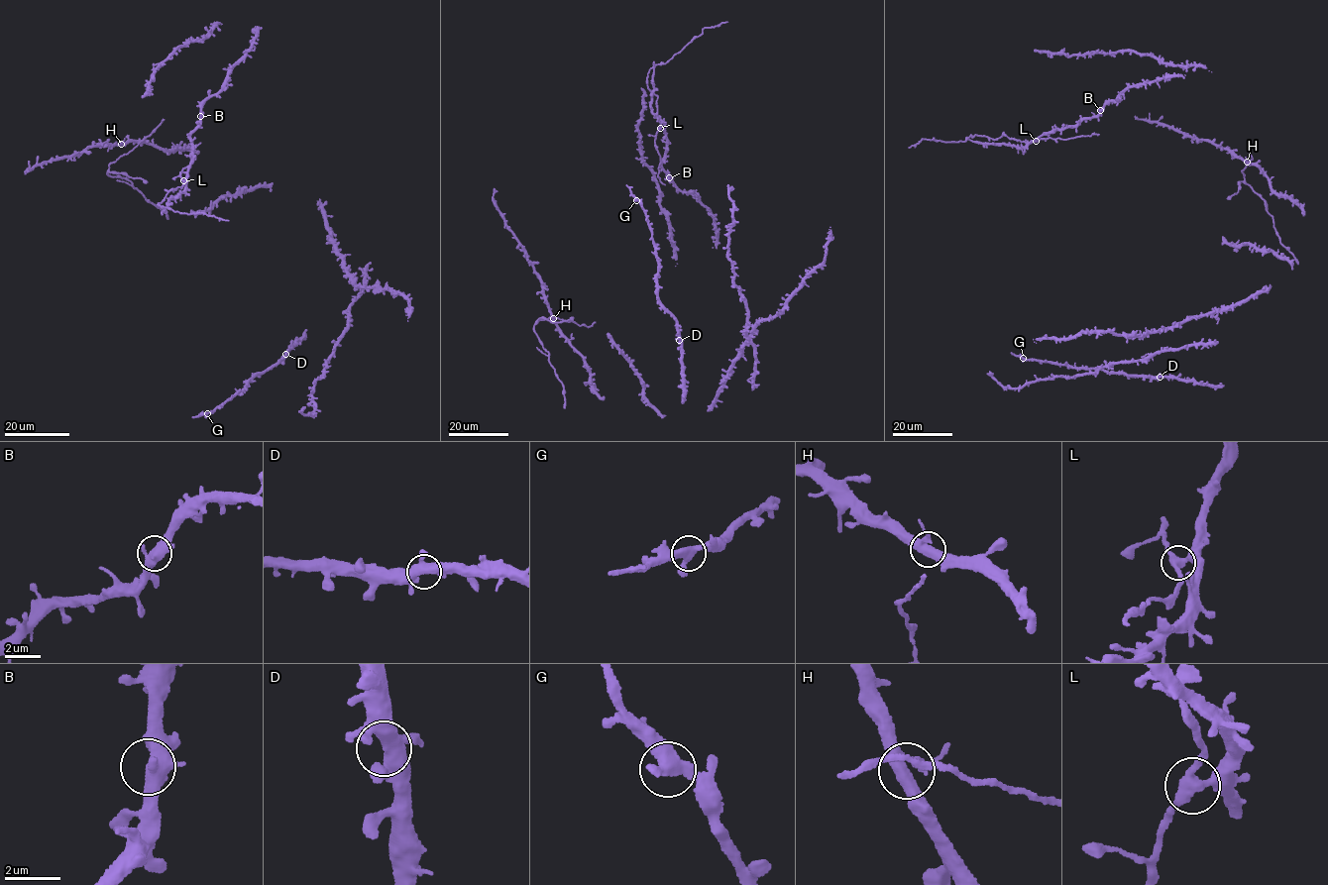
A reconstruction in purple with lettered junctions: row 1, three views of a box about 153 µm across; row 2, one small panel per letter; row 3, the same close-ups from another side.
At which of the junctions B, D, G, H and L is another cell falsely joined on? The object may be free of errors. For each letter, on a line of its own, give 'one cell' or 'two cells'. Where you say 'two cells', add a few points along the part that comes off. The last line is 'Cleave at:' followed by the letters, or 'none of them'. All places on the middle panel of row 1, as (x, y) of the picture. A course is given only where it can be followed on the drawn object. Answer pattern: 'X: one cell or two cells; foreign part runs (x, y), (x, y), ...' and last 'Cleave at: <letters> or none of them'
B: one cell
D: one cell
G: one cell
H: one cell
L: two cells; foreign part runs (660, 128), (657, 97), (647, 88), (649, 69), (667, 61), (705, 28), (727, 22)
Cleave at: L

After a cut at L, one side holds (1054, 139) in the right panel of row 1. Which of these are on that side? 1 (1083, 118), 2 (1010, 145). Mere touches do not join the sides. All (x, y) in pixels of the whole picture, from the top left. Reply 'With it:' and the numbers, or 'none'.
With it: none

